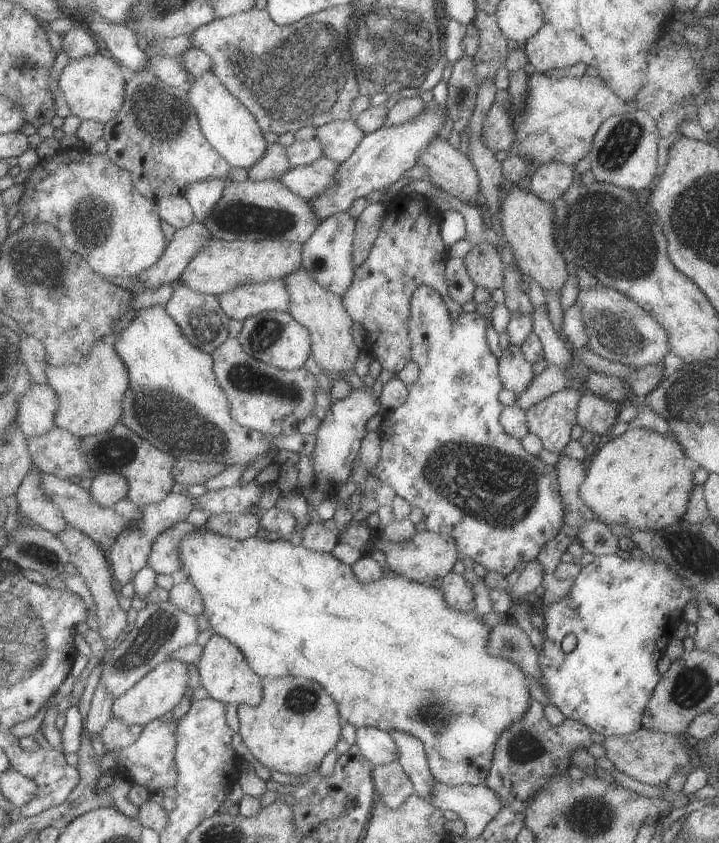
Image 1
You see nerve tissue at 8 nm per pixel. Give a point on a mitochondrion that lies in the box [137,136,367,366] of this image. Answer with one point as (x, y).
(240, 218)

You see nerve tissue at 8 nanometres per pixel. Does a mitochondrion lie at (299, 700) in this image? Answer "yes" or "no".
yes

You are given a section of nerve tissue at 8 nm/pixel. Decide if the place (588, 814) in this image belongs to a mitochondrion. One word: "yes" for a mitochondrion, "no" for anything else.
yes

